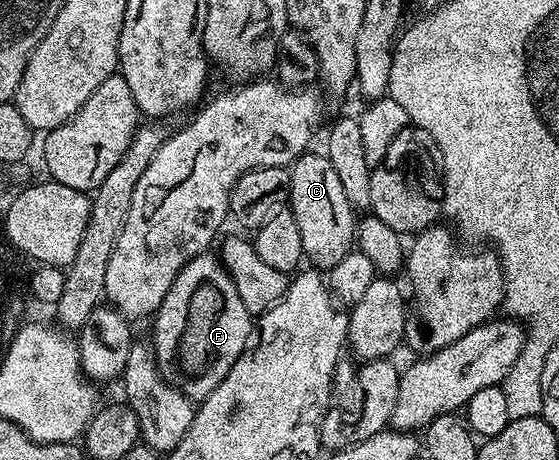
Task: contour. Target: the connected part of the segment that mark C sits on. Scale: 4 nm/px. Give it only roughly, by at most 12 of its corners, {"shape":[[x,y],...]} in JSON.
{"shape":[[325,154],[289,172],[303,256],[332,268],[355,246],[356,212]]}

